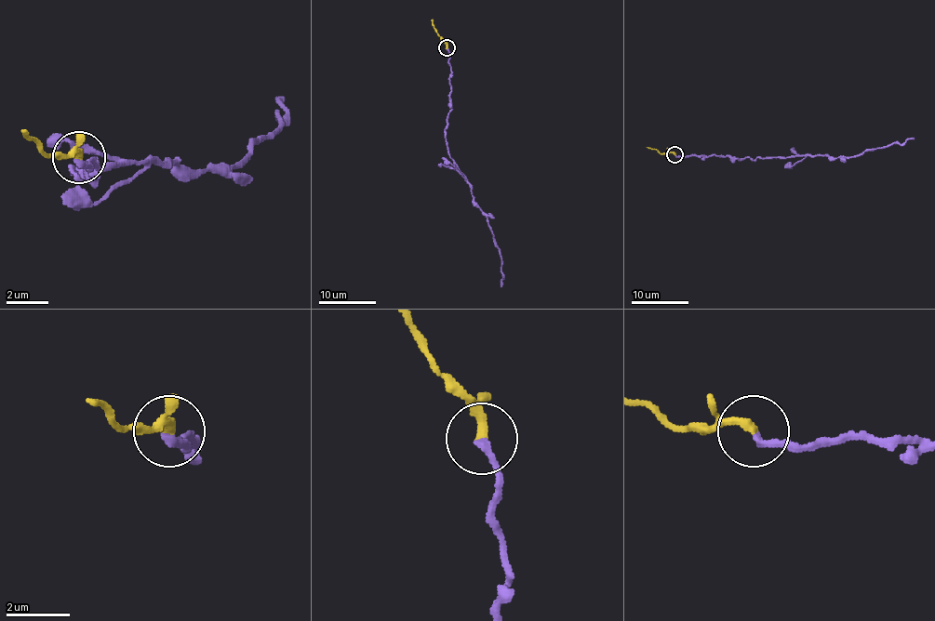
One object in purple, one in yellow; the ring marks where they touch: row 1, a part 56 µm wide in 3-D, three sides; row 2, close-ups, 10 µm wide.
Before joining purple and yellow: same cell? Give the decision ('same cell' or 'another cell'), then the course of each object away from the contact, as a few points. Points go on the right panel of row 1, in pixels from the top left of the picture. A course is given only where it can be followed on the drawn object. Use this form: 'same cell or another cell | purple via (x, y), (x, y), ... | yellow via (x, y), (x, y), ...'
same cell | purple via (674, 155), (720, 155), (754, 159), (805, 155), (847, 158), (887, 145), (903, 143), (914, 138) | yellow via (674, 153), (661, 153), (646, 147)

